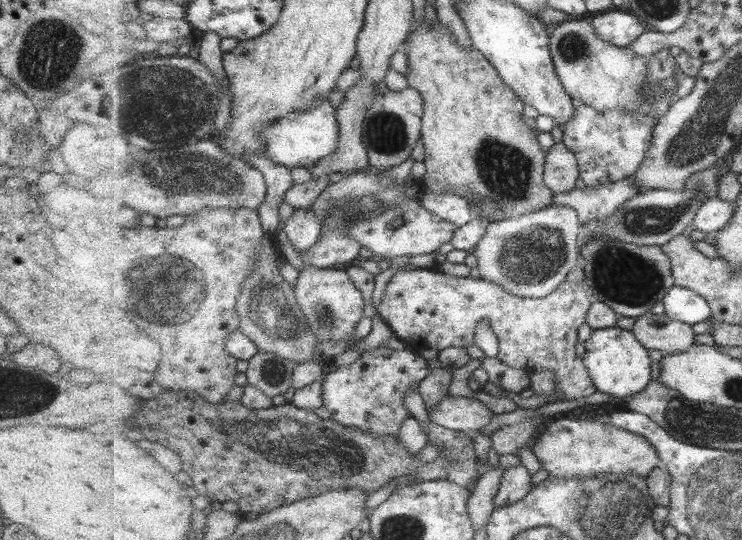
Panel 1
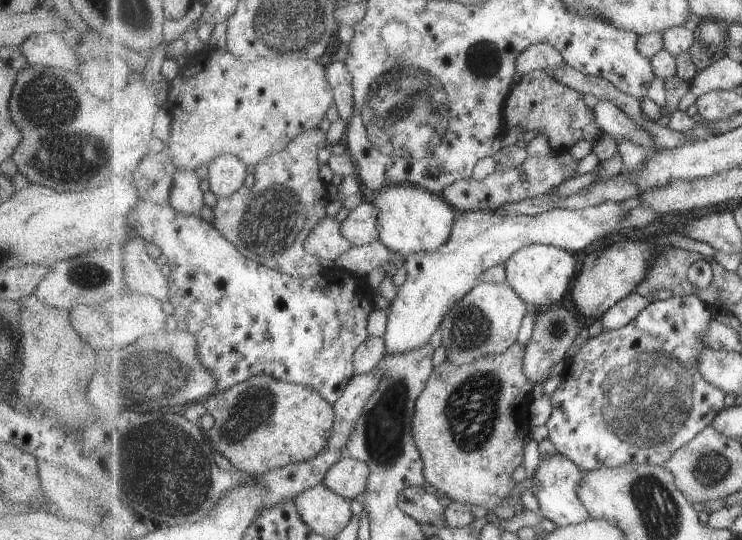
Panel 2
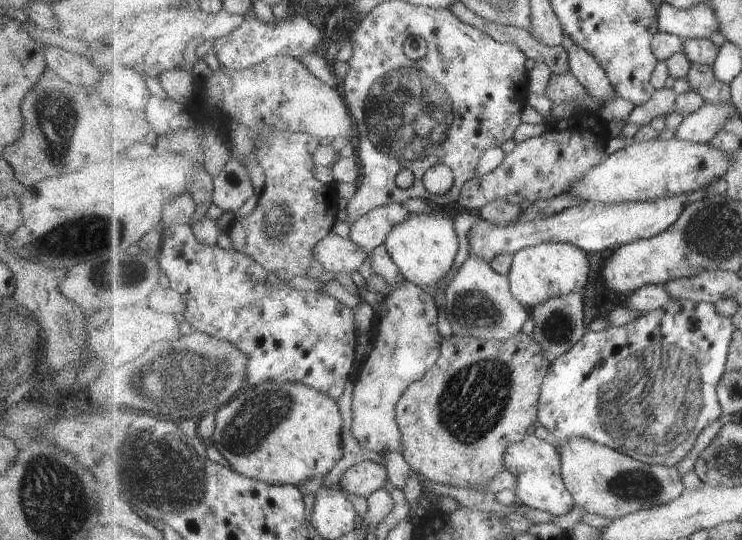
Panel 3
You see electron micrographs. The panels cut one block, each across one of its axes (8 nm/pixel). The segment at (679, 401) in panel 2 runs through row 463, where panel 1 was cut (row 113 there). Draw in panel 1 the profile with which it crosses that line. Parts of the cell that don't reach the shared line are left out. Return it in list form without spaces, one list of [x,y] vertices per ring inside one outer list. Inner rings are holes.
[[[651,55],[646,57],[649,62],[649,96],[653,97],[653,92],[657,92],[657,87],[665,86],[666,92],[664,96],[655,99],[653,107],[643,105],[639,113],[625,113],[617,109],[607,111],[605,113],[597,112],[595,107],[576,101],[577,114],[573,115],[573,119],[569,123],[565,123],[565,127],[561,128],[563,141],[576,153],[578,164],[580,165],[580,178],[587,187],[599,187],[607,183],[616,183],[627,177],[633,176],[641,162],[645,160],[645,154],[651,146],[653,140],[653,128],[657,126],[660,118],[671,110],[671,105],[677,99],[677,76],[675,76],[675,68],[677,64],[673,61],[673,57],[659,60],[657,56]]]

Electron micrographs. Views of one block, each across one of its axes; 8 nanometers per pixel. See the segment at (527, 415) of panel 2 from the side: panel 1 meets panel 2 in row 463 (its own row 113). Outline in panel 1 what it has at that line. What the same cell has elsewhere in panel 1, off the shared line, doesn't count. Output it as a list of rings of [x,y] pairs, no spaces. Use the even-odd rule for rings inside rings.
[[[438,18],[434,22],[427,22],[423,20],[421,25],[411,32],[409,39],[405,42],[404,51],[409,56],[409,73],[406,74],[409,80],[409,87],[415,88],[421,92],[425,100],[424,106],[424,118],[422,120],[422,133],[420,140],[425,146],[424,161],[427,165],[427,174],[425,174],[423,183],[425,184],[428,192],[435,193],[449,193],[456,192],[456,189],[464,188],[471,194],[471,199],[474,196],[482,198],[482,200],[493,200],[500,205],[501,215],[493,216],[492,222],[500,222],[501,220],[507,220],[514,218],[515,216],[521,216],[530,214],[531,212],[538,212],[543,208],[549,208],[554,203],[555,192],[552,188],[549,188],[548,184],[544,180],[544,172],[546,167],[547,150],[544,150],[539,146],[539,140],[537,140],[536,132],[531,130],[525,122],[523,122],[523,108],[525,108],[524,101],[505,81],[504,77],[500,75],[499,70],[493,66],[483,53],[477,49],[466,49],[461,47],[461,44],[457,43],[457,36],[453,35],[453,31],[441,23]]]

